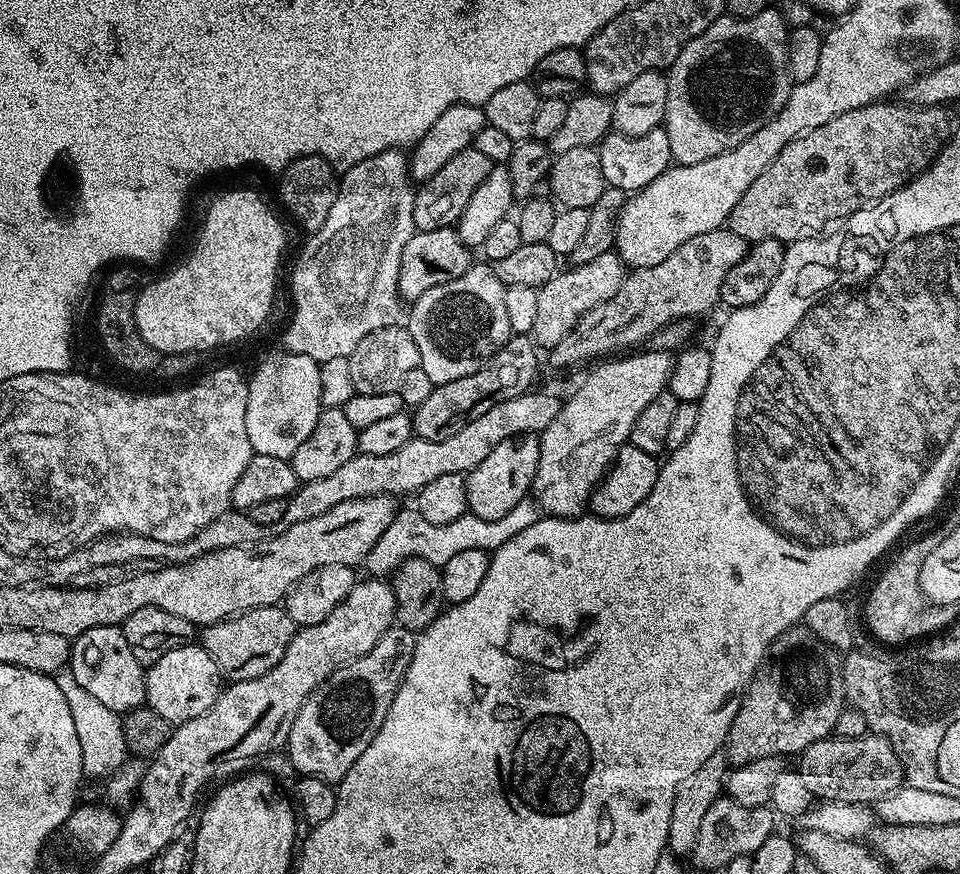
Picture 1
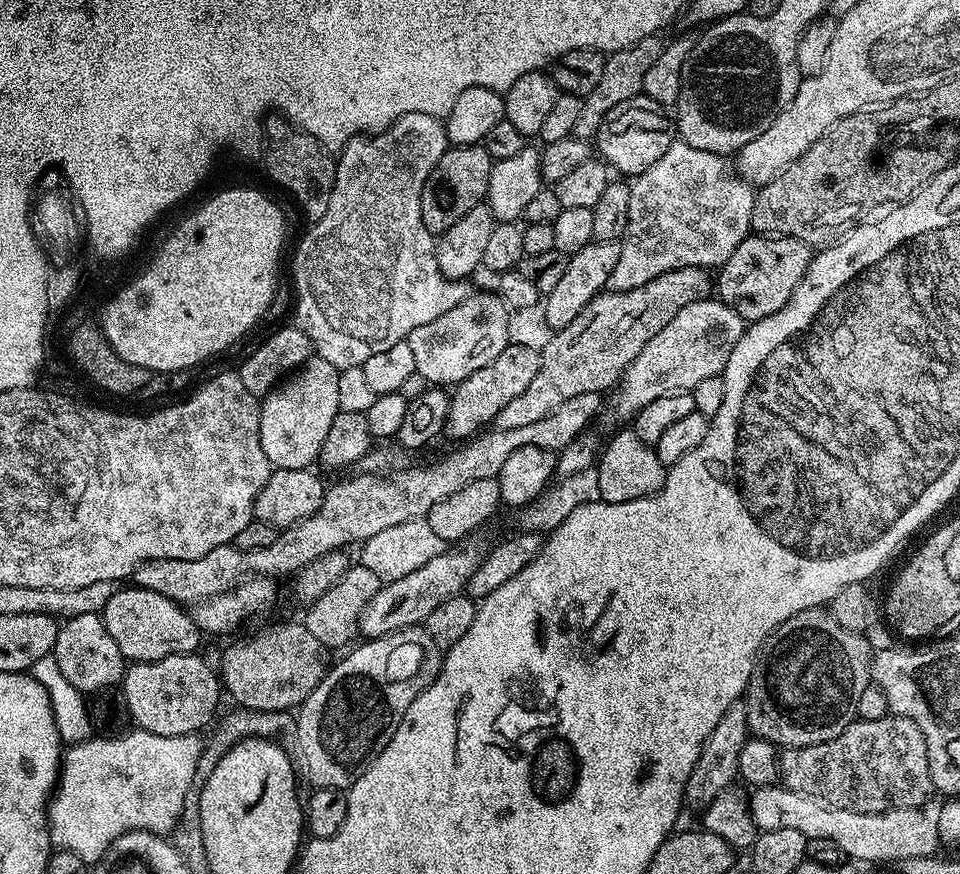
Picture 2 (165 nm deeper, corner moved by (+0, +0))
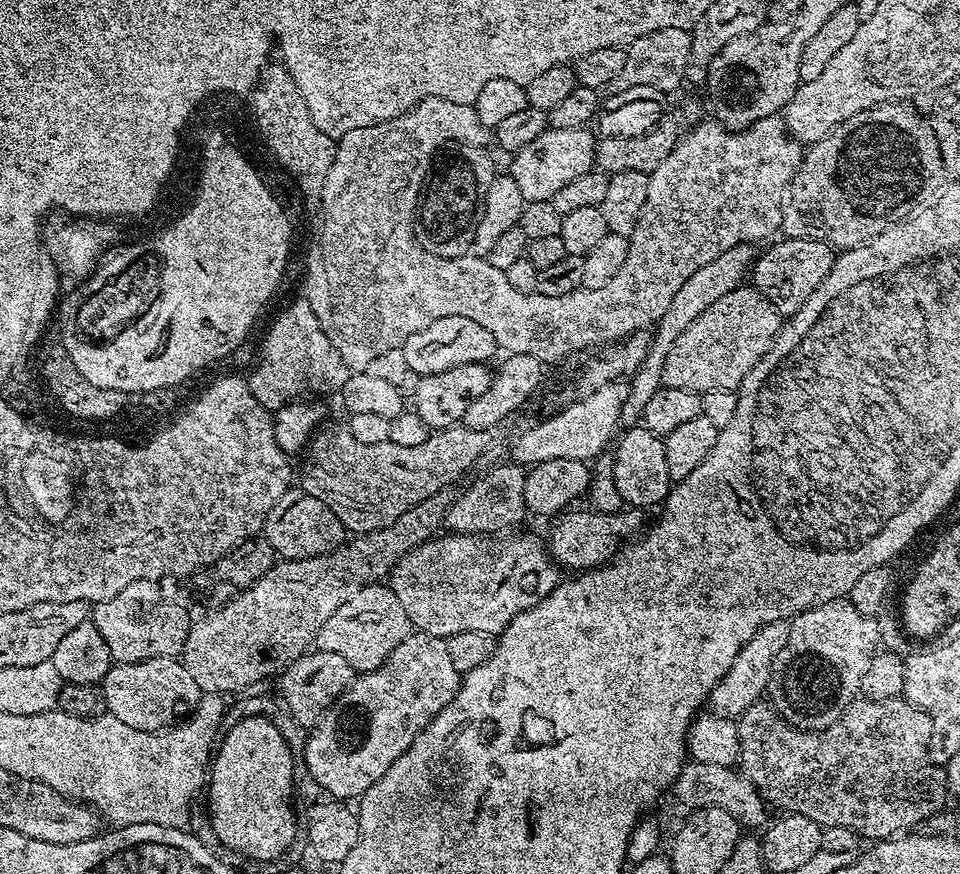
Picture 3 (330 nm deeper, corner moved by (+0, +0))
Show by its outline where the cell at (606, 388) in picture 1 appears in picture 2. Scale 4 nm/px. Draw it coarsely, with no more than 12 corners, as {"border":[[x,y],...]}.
{"border":[[719,298],[682,306],[615,389],[635,417],[720,376],[746,321]]}

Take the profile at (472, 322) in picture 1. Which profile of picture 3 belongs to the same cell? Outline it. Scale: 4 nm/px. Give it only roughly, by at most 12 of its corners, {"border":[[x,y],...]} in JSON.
{"border":[[440,318],[402,345],[413,377],[491,361],[492,335]]}

